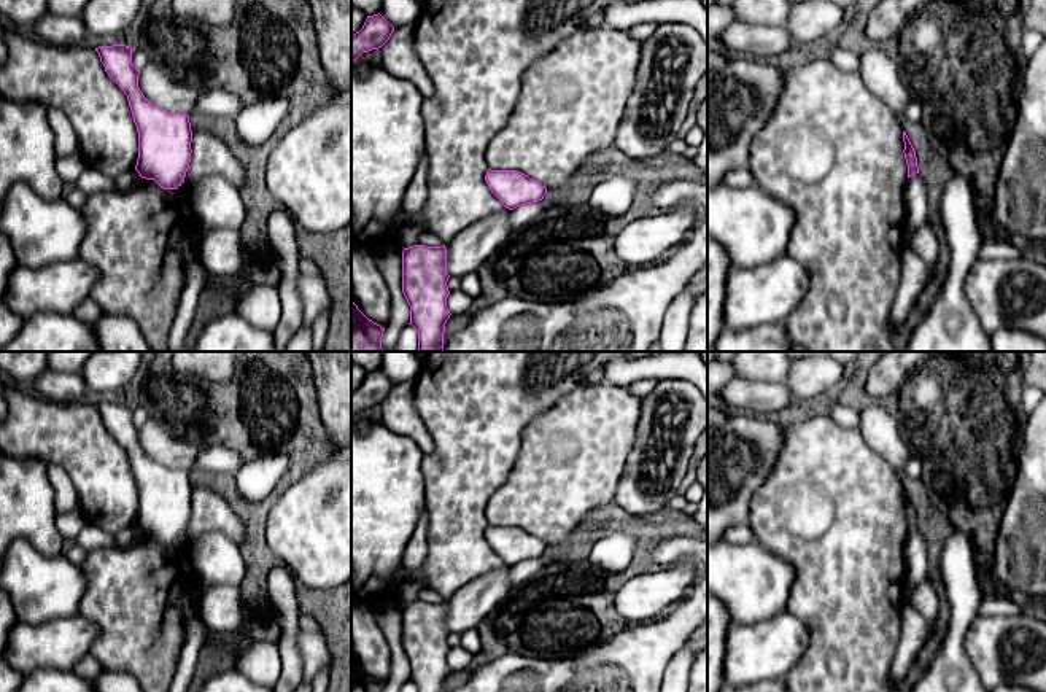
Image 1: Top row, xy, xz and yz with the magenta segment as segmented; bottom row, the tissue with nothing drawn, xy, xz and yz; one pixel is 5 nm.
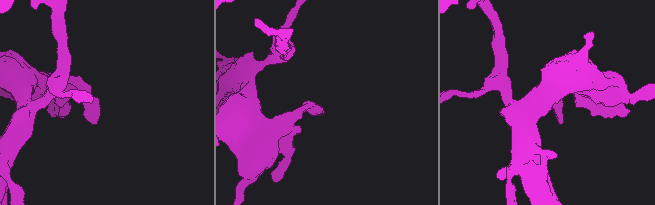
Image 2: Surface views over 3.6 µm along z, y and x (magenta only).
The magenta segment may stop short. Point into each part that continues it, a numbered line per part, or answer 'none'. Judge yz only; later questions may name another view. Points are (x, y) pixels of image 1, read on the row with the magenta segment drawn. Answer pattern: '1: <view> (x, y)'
none

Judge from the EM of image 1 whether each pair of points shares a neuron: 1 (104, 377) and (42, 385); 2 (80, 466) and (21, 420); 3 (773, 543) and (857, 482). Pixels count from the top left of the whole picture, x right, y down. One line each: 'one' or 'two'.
1: one
2: one
3: one

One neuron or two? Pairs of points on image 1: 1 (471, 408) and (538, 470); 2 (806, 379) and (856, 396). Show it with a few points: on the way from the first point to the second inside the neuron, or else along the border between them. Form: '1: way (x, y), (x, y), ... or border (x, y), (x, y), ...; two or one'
1: border (533, 417), (523, 431), (515, 465), (501, 485); two
2: border (849, 368), (844, 379); two

